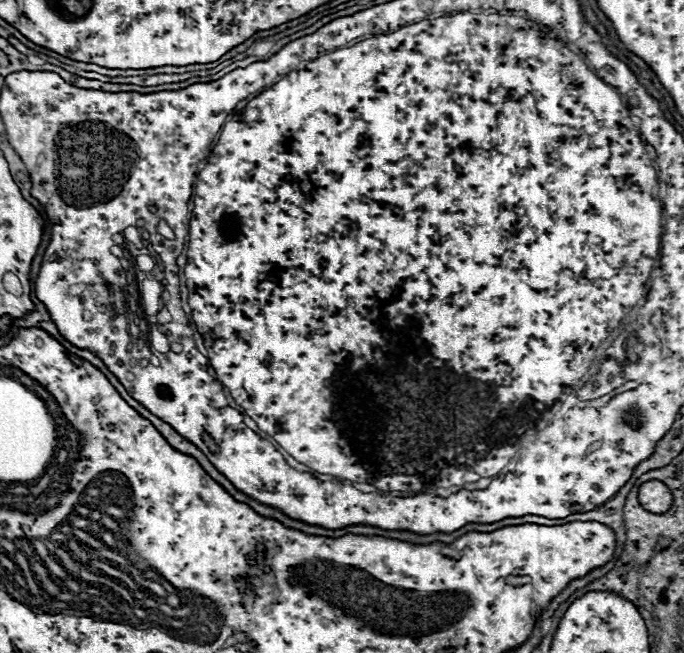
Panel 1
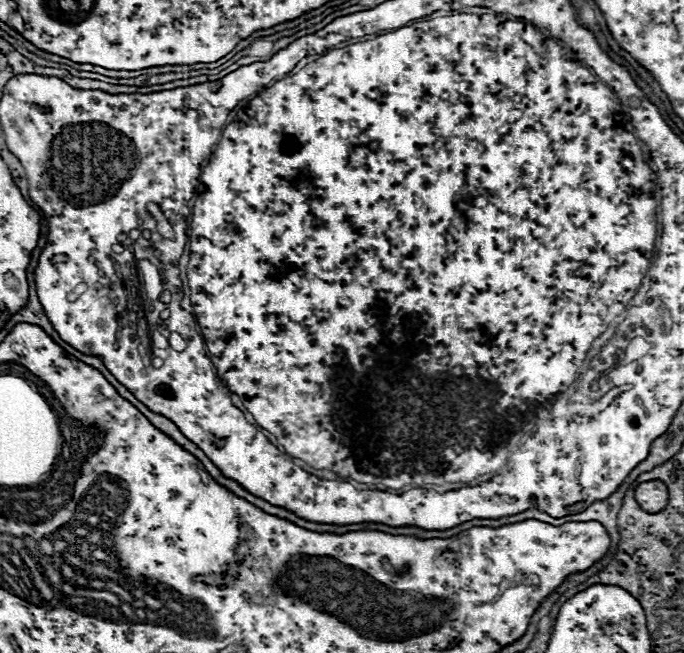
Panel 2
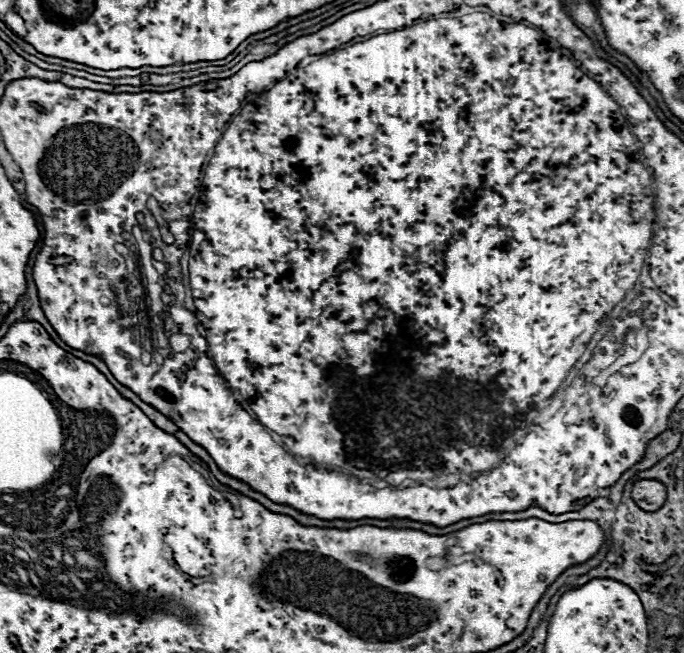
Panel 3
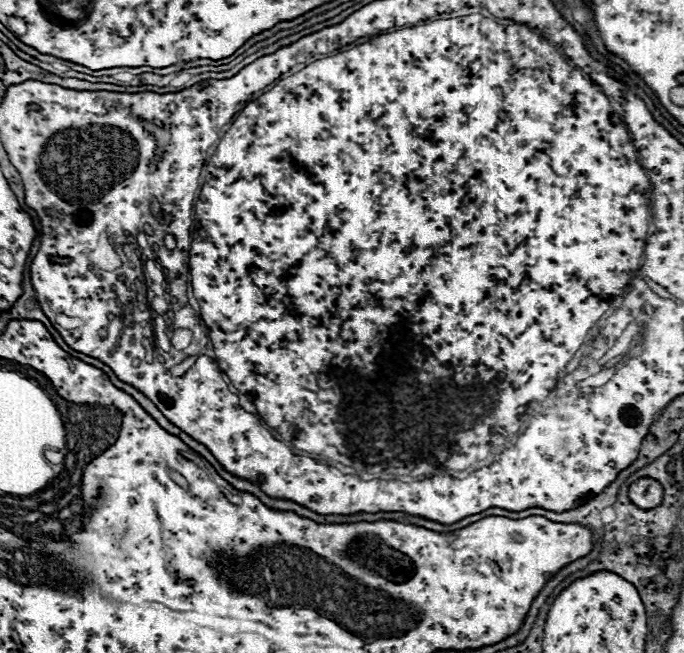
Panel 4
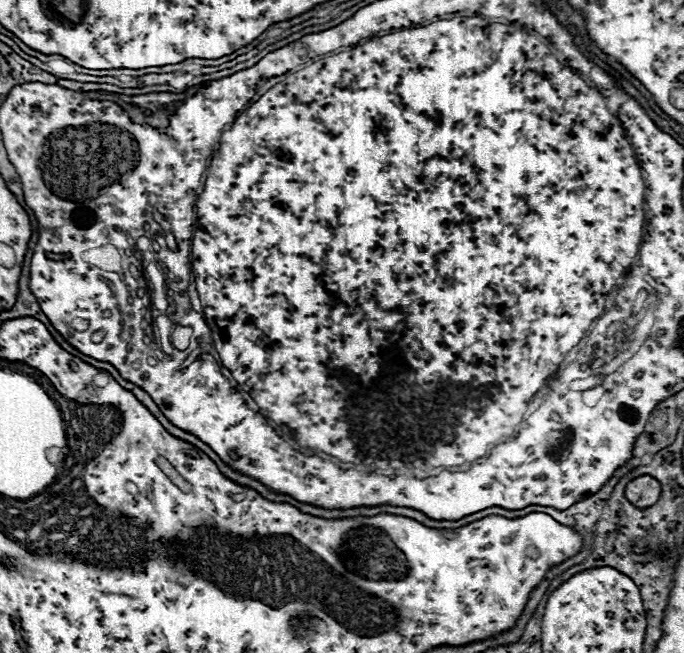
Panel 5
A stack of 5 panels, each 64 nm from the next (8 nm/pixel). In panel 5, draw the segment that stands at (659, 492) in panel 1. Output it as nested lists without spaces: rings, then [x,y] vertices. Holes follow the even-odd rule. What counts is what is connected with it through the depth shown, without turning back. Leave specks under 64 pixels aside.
[[[638,476],[632,482],[626,484],[624,496],[636,506],[636,508],[648,508],[658,502],[660,496],[660,484],[652,476]]]

